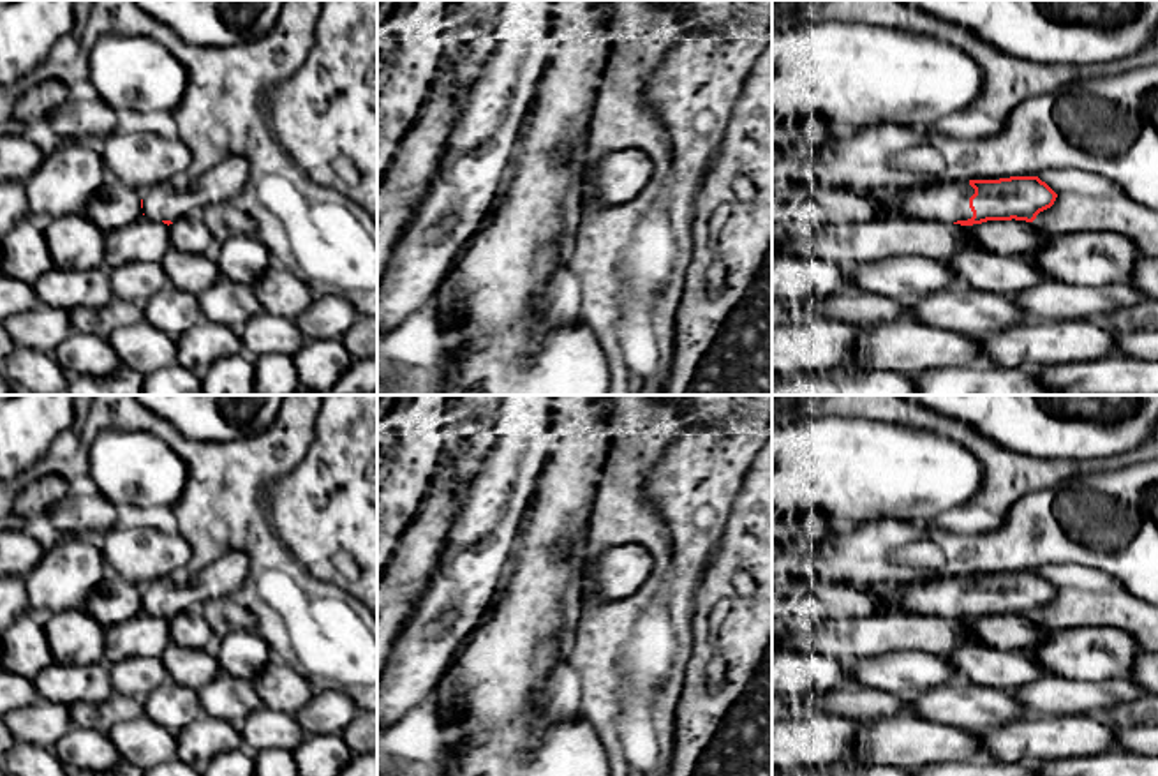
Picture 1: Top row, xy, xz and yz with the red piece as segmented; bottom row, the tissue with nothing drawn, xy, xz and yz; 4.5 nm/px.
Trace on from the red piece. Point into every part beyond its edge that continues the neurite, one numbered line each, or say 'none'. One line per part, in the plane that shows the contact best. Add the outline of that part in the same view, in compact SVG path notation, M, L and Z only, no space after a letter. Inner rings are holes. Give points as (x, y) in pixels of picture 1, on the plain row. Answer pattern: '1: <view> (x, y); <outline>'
1: yz (945, 596); M934 573L901 586L883 584L878 596L892 612L925 610L938 617L957 617L973 612L969 603L973 589L969 577Z

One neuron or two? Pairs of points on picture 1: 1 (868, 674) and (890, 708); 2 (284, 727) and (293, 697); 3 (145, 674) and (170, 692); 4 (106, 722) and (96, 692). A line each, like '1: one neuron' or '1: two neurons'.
1: two neurons
2: two neurons
3: two neurons
4: two neurons

